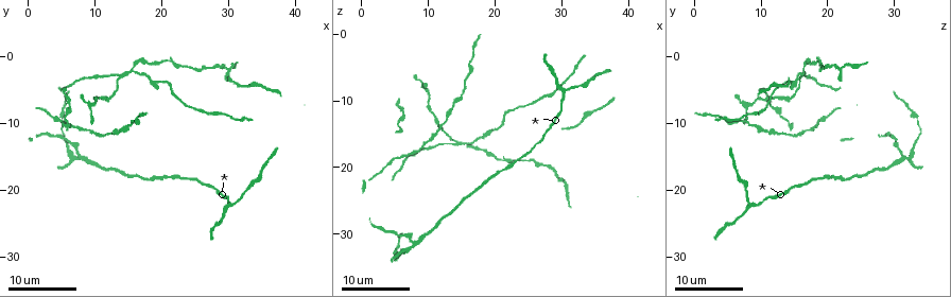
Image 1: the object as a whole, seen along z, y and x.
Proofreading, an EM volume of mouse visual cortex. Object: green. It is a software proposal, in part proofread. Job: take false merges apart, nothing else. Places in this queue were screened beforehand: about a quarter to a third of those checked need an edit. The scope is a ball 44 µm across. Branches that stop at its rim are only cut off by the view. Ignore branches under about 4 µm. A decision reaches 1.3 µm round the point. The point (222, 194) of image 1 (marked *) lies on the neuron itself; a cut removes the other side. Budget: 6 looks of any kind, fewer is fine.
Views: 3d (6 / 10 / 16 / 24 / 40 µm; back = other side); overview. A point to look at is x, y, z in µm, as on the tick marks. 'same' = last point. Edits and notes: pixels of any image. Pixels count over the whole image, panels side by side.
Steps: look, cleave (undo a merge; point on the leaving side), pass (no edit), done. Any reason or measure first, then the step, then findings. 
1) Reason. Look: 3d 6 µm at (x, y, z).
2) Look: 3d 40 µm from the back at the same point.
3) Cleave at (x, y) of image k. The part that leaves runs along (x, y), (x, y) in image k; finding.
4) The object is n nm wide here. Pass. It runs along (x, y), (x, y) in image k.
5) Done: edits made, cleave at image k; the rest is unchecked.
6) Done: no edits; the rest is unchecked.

Branch point. Look: 3d 16 µm at (30.0, 22.5, 8.5).

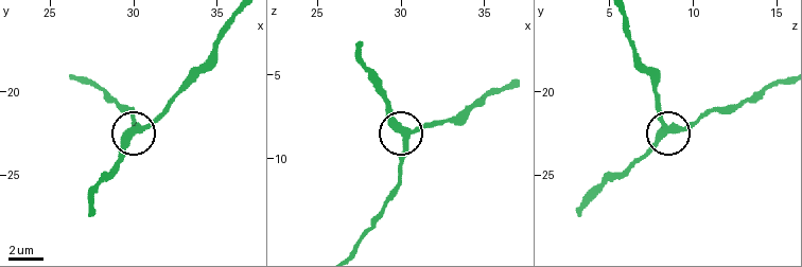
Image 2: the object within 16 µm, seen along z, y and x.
Closer look. Look: 3d 6 µm at (30.4, 22.3, 8.5).

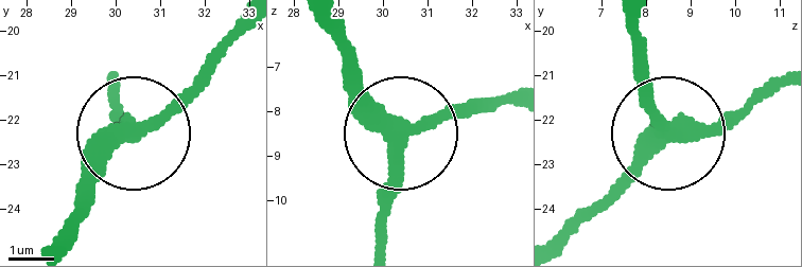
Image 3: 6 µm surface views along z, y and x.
From behind. Look: 3d 6 µm from the back at (30.50, 22.20, 8.45).

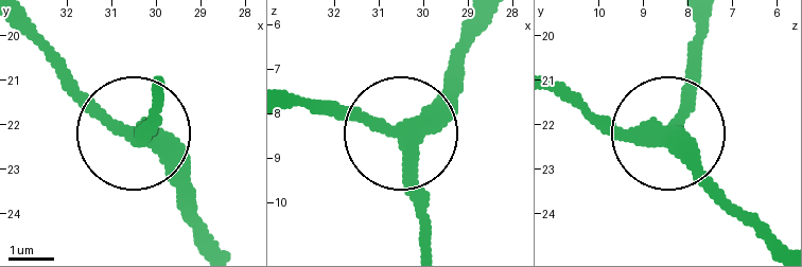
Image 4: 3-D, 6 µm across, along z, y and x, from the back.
Pass. It runs along (431, 242), (404, 139), (461, 74) in image 4; all the same neuron.

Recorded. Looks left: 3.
Three-way junction. Look: 3d 24 µm at (8.0, 15.0, 31.5).

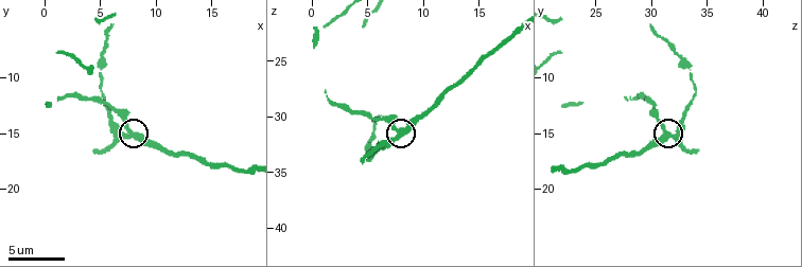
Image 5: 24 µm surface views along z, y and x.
Zoom in. Look: 3d 10 µm at (7.6, 14.8, 31.6).

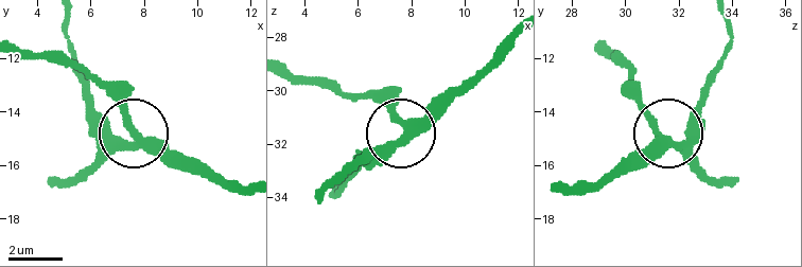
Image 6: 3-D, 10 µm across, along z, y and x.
3 arms meet here. Pass. It runs along (516, 31), (426, 113), (401, 124), (367, 165) in image 6; all the same neuron.

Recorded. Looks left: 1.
Done: no edits; the rest is unchecked.

